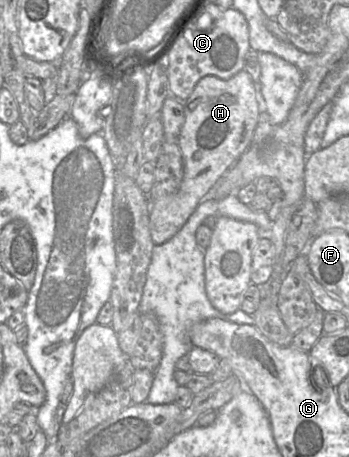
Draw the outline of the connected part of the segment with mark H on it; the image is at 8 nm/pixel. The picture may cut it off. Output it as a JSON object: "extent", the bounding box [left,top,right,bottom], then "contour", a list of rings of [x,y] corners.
{"extent":[150,69,260,245],"contour":[[[242,69],[227,80],[222,80],[216,76],[203,77],[186,100],[184,114],[185,122],[178,140],[184,165],[183,180],[174,193],[159,199],[151,199],[150,233],[155,245],[164,244],[182,229],[210,189],[251,146],[260,113],[254,84],[249,74]]]}

